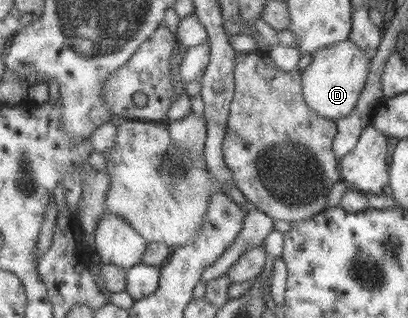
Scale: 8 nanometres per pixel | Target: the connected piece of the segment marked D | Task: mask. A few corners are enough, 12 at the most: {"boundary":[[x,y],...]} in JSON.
{"boundary":[[351,39],[304,71],[310,107],[332,120],[361,102],[372,58]]}

